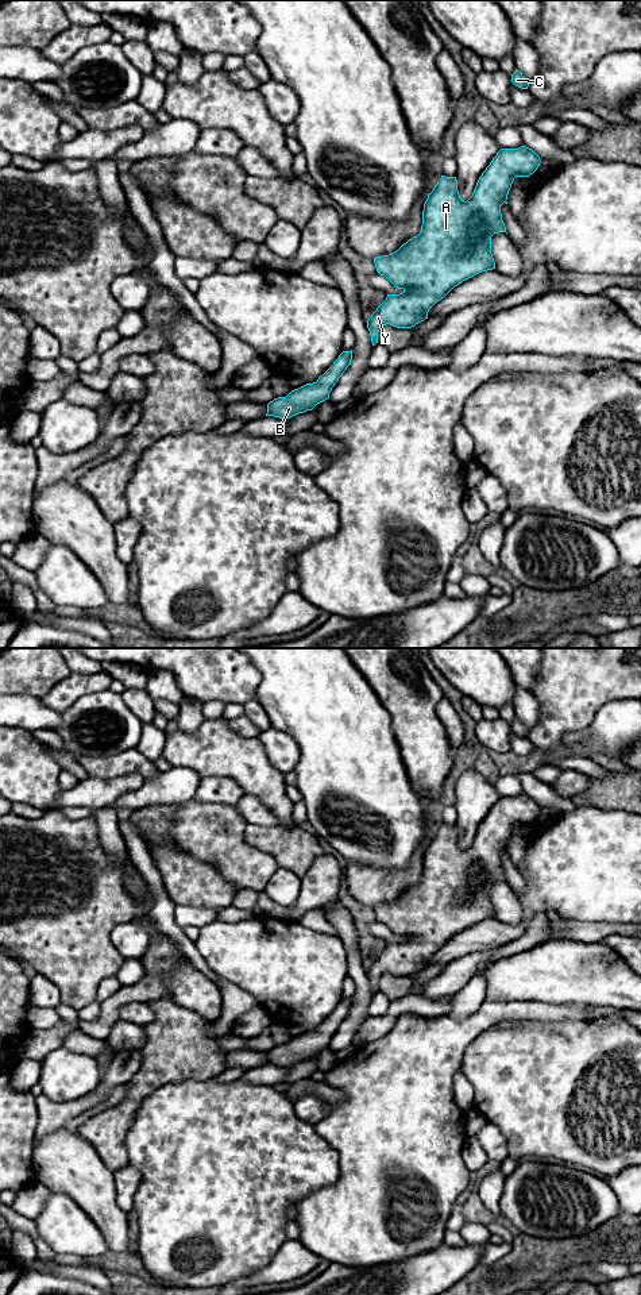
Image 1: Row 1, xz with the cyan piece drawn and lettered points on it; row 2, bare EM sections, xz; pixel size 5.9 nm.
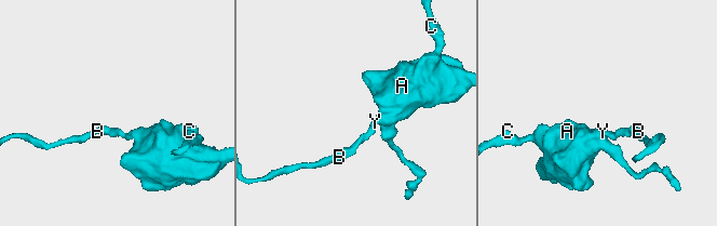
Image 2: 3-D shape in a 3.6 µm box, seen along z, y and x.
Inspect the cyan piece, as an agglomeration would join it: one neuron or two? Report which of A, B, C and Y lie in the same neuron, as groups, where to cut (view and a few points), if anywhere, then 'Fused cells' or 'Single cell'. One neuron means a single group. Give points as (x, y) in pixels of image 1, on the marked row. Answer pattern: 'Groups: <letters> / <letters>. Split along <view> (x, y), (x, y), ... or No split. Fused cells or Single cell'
Groups: A B C Y. No split. Single cell

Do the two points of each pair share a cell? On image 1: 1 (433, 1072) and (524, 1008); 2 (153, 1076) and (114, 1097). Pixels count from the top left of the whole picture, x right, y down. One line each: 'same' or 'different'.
1: same
2: different

